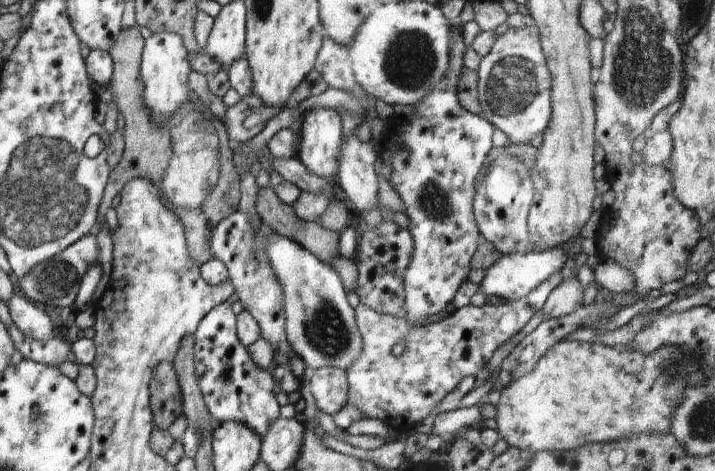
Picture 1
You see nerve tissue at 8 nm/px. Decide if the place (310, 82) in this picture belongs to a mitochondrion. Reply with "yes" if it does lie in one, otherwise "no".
no

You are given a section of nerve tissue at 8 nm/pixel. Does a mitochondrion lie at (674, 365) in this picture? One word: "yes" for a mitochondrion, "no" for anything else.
yes

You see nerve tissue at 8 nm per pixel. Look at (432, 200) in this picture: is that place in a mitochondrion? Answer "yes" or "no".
yes

